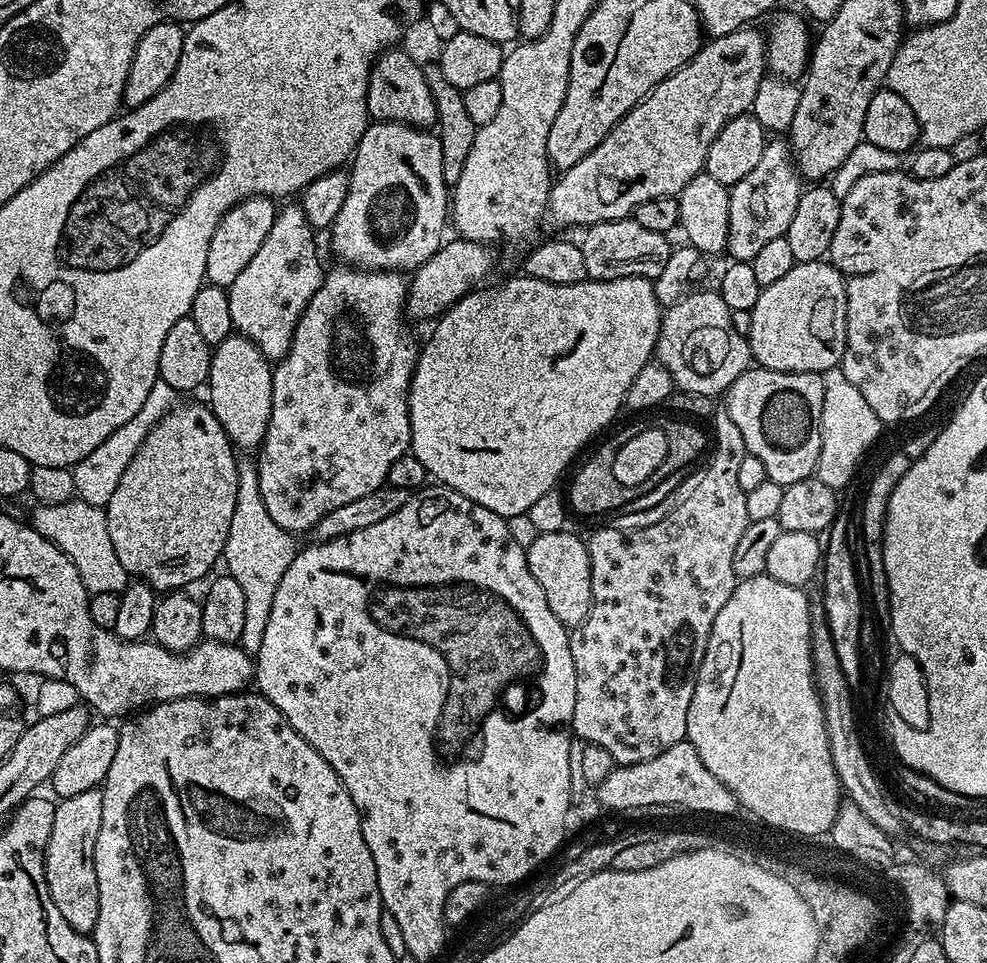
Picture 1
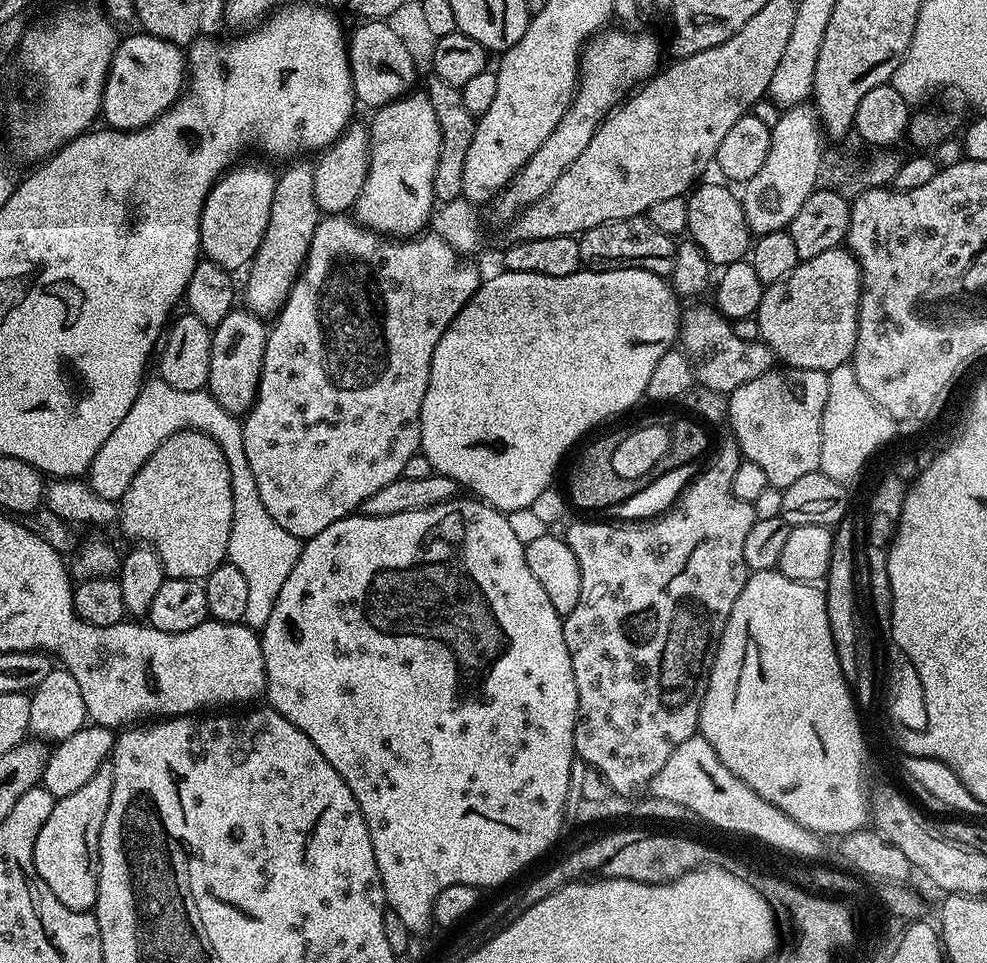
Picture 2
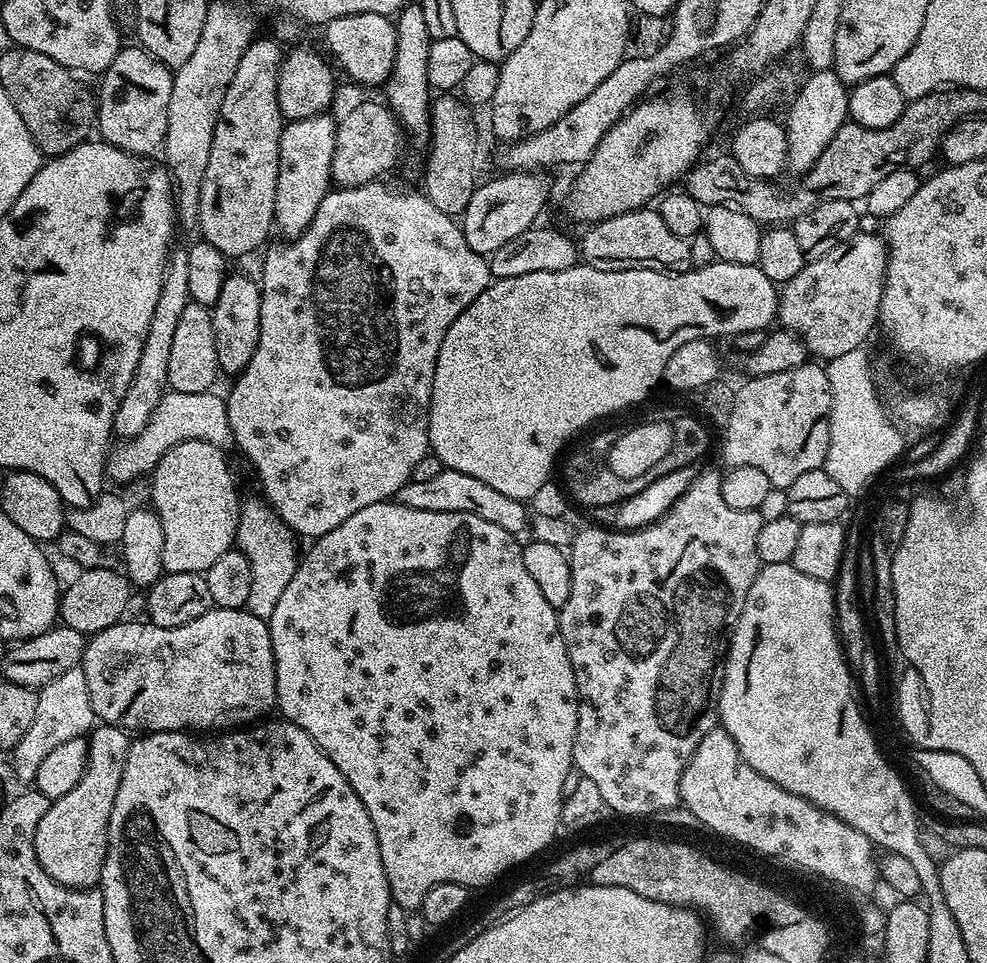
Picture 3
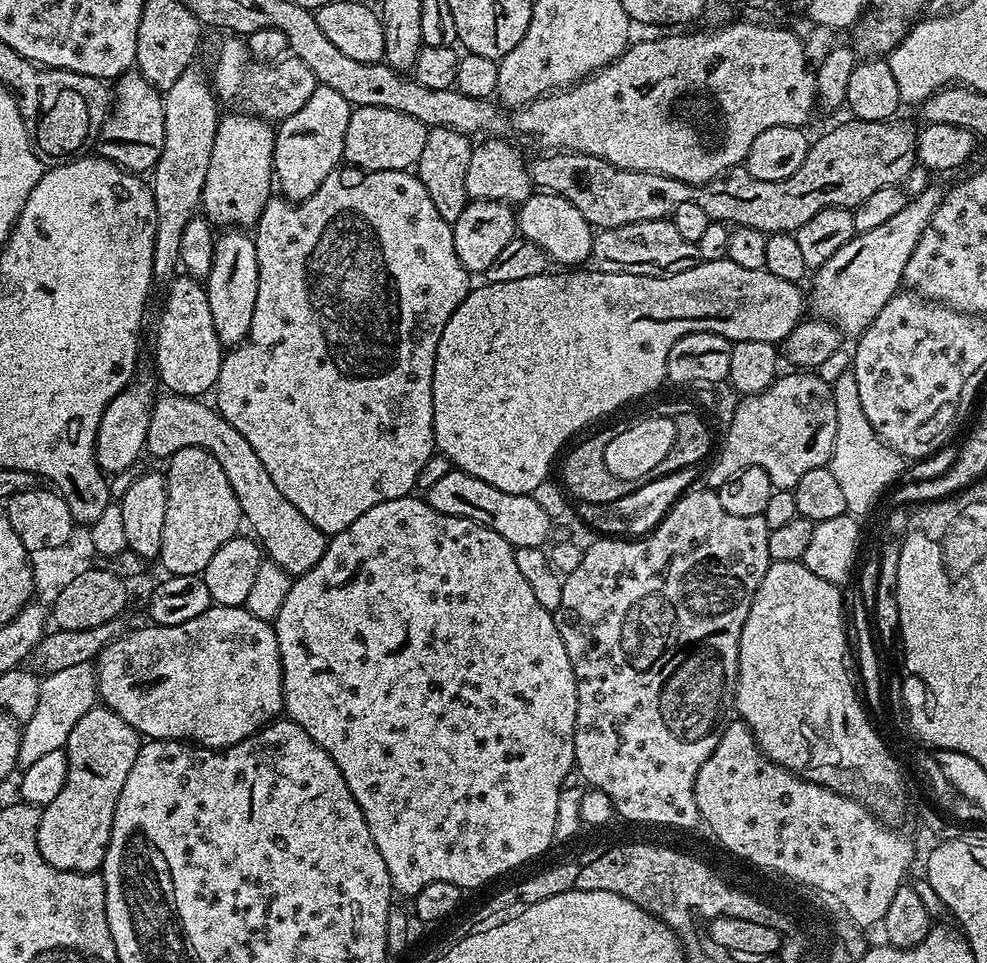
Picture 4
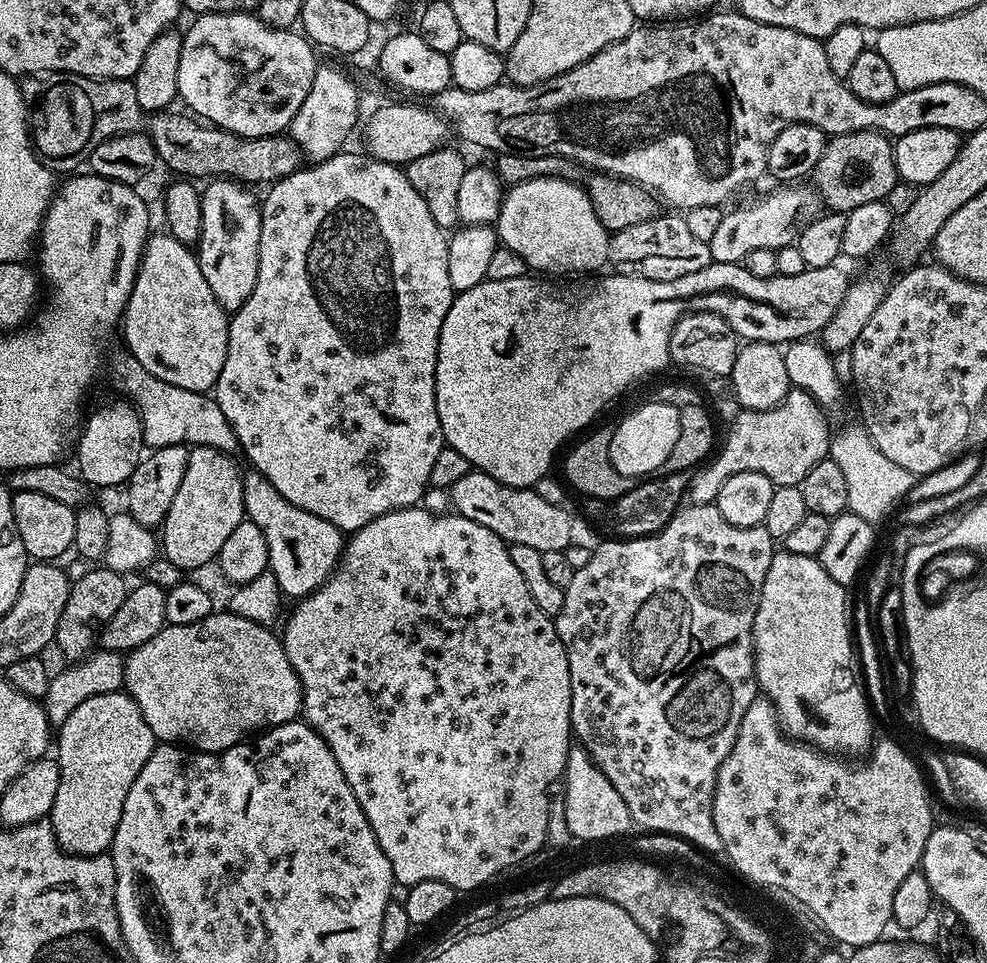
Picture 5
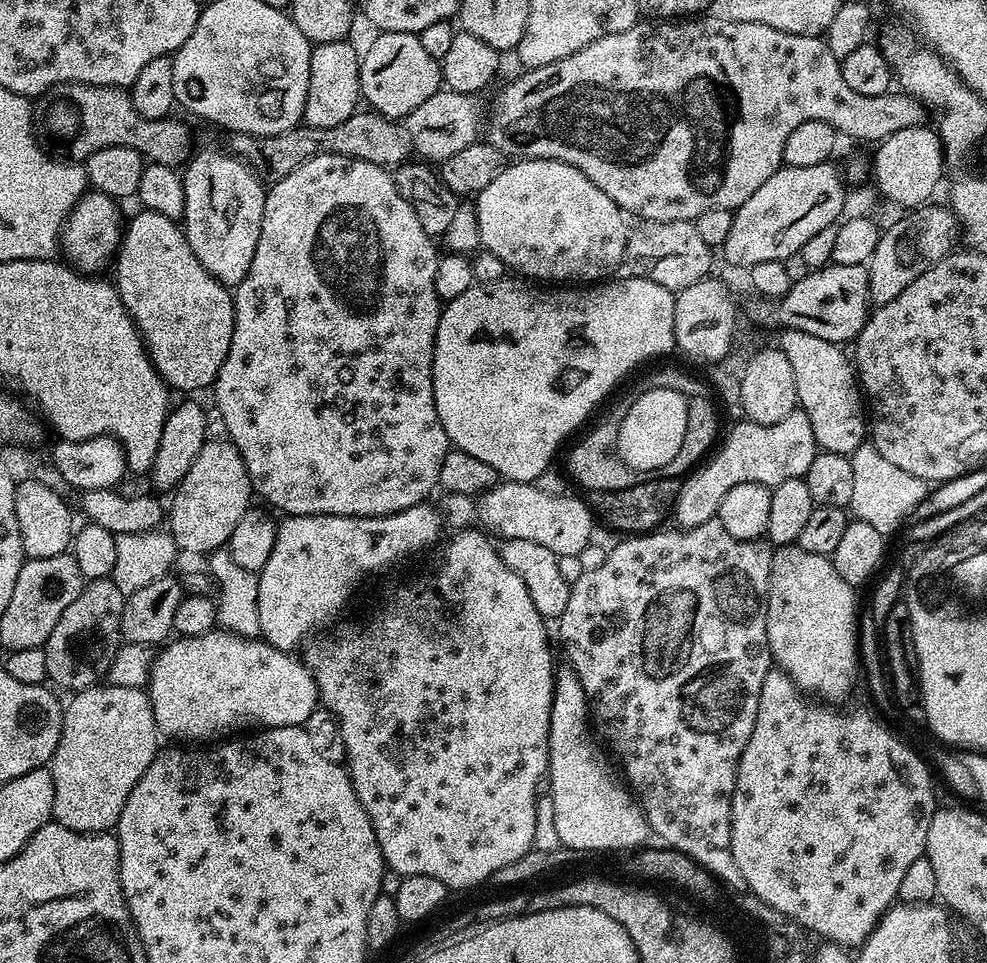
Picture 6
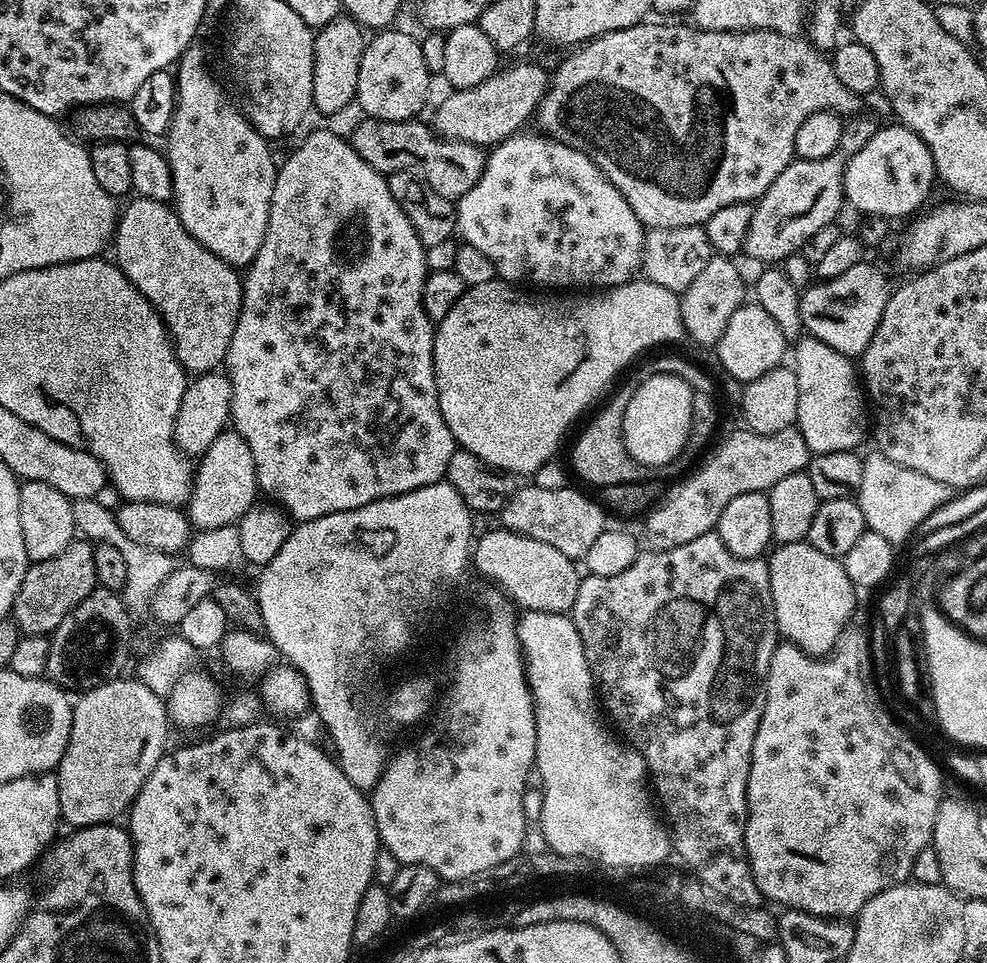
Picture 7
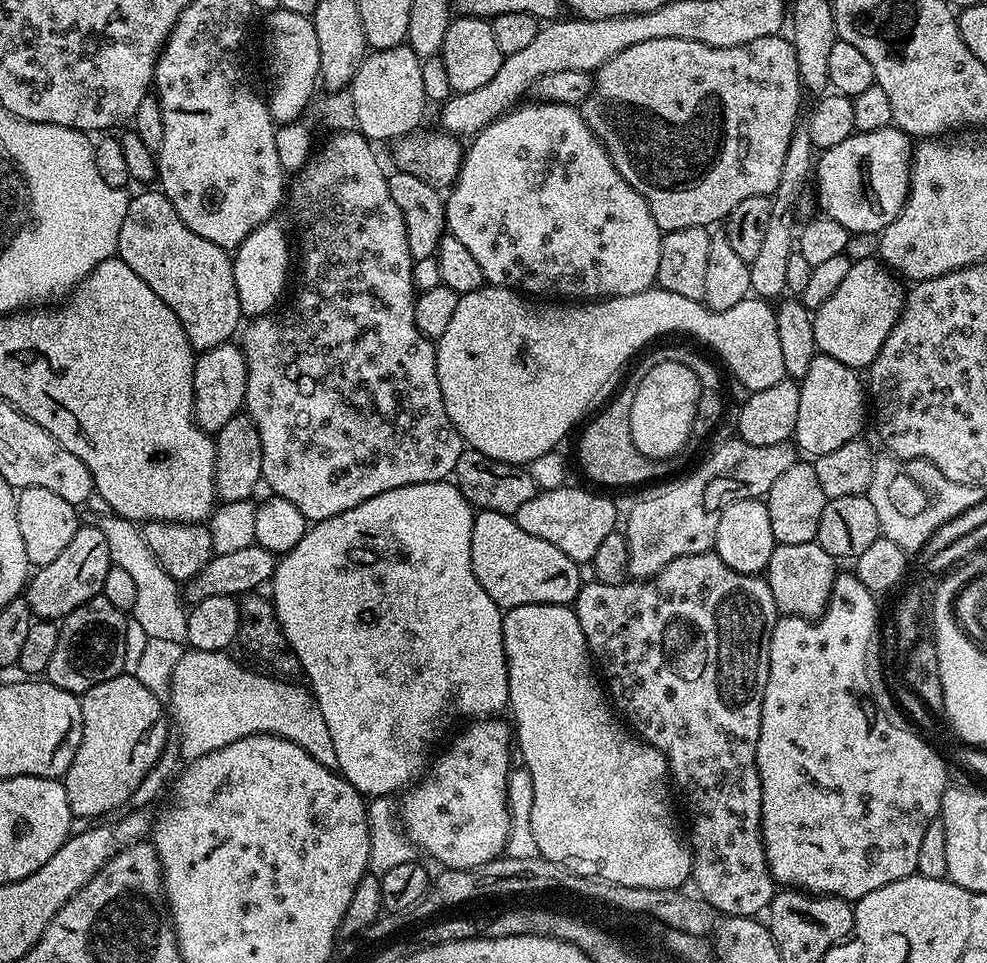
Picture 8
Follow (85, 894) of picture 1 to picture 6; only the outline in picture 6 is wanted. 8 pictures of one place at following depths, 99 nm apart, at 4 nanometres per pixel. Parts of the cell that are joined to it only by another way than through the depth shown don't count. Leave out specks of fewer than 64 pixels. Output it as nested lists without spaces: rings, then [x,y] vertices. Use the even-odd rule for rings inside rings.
[[[101,682],[91,686],[81,687],[77,692],[80,693],[78,693],[69,704],[67,701],[67,703],[63,705],[64,717],[62,718],[62,734],[58,738],[58,746],[54,750],[54,754],[50,761],[50,771],[54,778],[54,806],[52,807],[52,820],[75,832],[106,832],[115,829],[118,818],[122,814],[122,806],[126,806],[126,798],[130,798],[130,790],[134,790],[134,786],[138,786],[138,778],[142,778],[142,774],[146,774],[150,762],[156,757],[158,751],[158,745],[156,745],[156,736],[158,737],[156,719],[154,718],[152,703],[144,688],[114,686],[107,682]]]

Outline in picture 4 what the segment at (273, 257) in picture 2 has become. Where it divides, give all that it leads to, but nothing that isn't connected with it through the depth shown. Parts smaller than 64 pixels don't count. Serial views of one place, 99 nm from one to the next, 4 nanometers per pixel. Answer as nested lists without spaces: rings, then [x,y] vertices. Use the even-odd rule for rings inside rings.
[[[323,86],[317,87],[315,95],[310,97],[308,104],[302,106],[300,112],[290,114],[289,117],[279,121],[275,129],[276,155],[274,157],[274,180],[280,188],[285,199],[299,202],[310,198],[318,186],[322,186],[324,176],[330,174],[333,168],[341,167],[344,143],[346,142],[346,126],[350,105],[346,98],[338,94],[338,90],[330,90]]]

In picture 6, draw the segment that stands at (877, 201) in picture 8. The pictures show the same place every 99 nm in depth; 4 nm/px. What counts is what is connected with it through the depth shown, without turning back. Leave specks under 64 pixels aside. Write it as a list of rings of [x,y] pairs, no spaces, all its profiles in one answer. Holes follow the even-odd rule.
[[[921,126],[919,128],[911,128],[910,130],[898,130],[898,134],[890,134],[890,138],[886,138],[885,140],[879,141],[878,147],[880,148],[876,152],[876,160],[875,156],[874,159],[871,161],[870,164],[870,172],[871,175],[874,177],[874,184],[876,180],[876,188],[881,197],[885,200],[893,200],[894,202],[898,202],[903,206],[904,209],[911,210],[914,208],[919,208],[922,204],[927,204],[929,201],[933,199],[932,196],[936,192],[936,187],[940,184],[940,175],[944,172],[944,163],[946,163],[946,157],[944,154],[944,143],[940,140],[940,133],[937,131],[935,127],[928,128],[929,126]]]

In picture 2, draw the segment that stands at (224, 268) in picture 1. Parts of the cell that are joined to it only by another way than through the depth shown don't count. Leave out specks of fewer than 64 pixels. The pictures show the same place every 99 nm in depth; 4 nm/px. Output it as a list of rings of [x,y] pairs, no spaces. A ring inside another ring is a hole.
[[[240,164],[229,167],[228,171],[212,185],[200,215],[200,250],[207,259],[229,270],[247,269],[260,249],[262,238],[268,232],[270,202],[274,202],[277,173],[263,168],[260,164]]]

